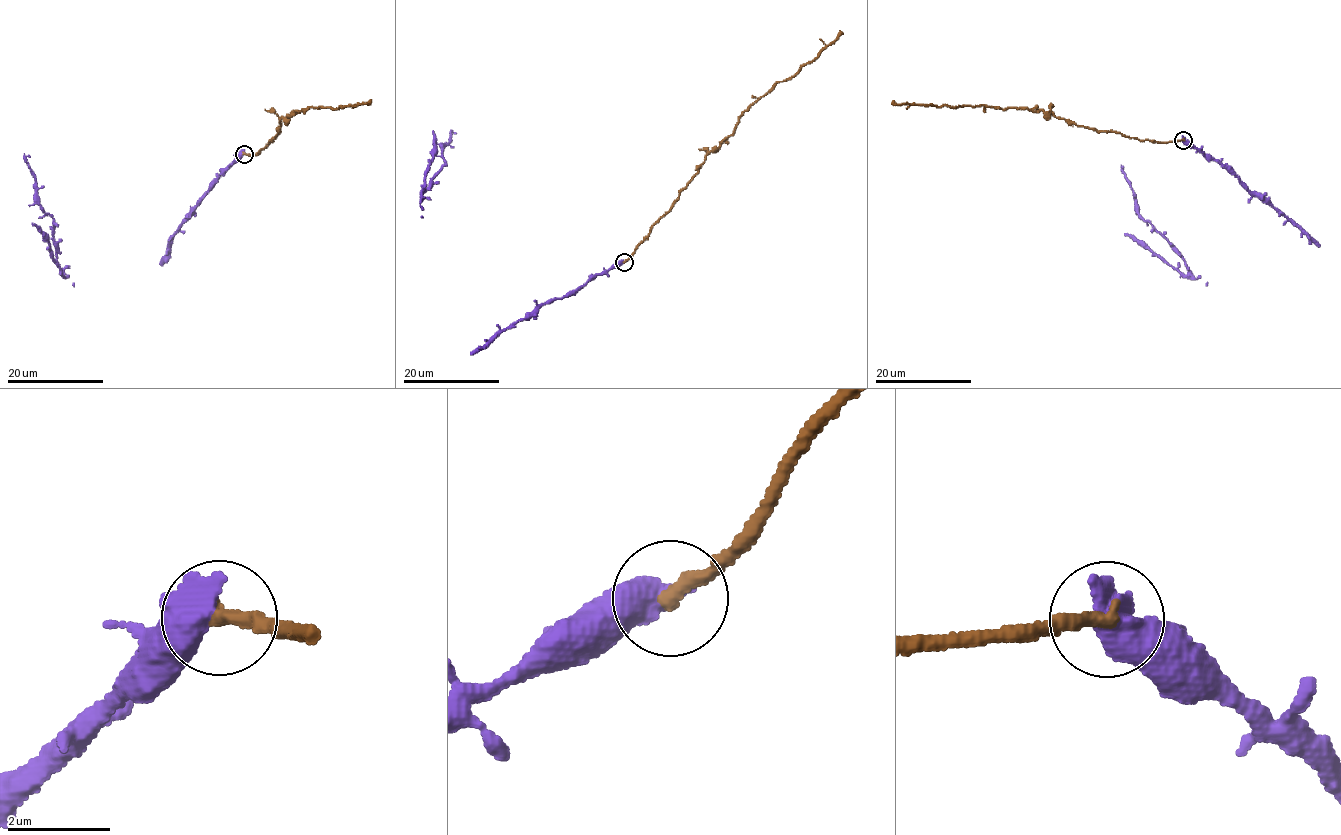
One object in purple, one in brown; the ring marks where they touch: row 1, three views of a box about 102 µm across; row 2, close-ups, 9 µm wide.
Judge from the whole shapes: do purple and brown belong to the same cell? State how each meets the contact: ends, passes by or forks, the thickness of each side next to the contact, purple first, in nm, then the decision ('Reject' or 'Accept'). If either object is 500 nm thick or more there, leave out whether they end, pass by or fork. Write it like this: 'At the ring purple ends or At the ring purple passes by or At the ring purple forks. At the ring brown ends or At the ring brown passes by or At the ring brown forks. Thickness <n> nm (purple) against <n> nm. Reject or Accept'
Thickness 650 nm (purple) against 320 nm. Reject

